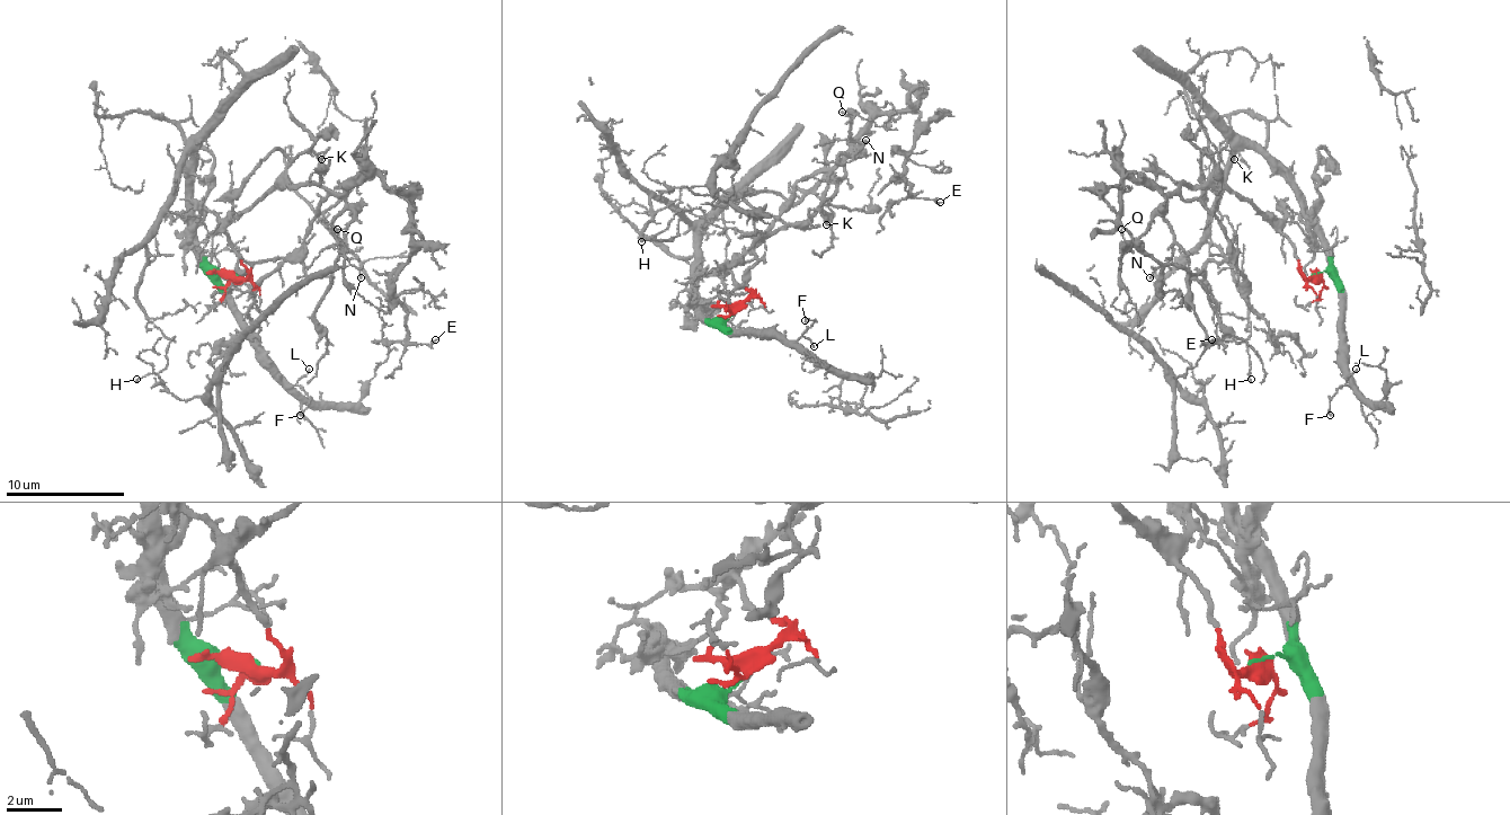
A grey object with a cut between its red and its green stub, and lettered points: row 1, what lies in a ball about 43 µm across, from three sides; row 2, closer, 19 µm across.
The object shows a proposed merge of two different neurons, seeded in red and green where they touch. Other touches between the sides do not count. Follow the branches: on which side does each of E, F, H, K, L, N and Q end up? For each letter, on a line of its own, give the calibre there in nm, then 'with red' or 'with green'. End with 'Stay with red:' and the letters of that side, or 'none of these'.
E: 170 nm thick; with red
F: 110 nm thick; with green
H: 100 nm thick; with green
K: 100 nm thick; with red
L: 110 nm thick; with green
N: 120 nm thick; with red
Q: 130 nm thick; with red
Stay with red: E, K, N, Q

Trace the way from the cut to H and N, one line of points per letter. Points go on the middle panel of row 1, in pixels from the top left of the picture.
H: (738, 306), (711, 320), (700, 309), (694, 231), (664, 202), (649, 198), (644, 237), (673, 240), (640, 240)
N: (738, 306), (753, 291), (729, 267), (762, 237), (792, 186), (849, 157), (836, 157), (849, 162), (867, 139)

